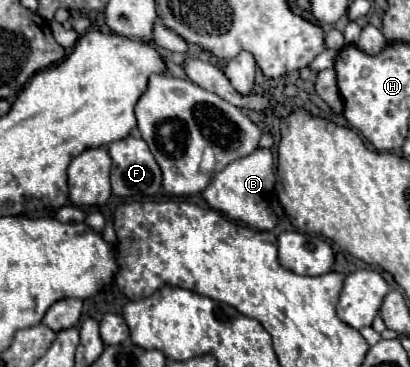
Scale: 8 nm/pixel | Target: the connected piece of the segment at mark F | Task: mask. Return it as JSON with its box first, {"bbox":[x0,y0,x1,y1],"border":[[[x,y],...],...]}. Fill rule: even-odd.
{"bbox":[107,136,161,198],"border":[[[127,136],[123,140],[111,142],[107,148],[113,166],[111,166],[111,190],[115,196],[123,196],[123,198],[149,198],[155,196],[157,190],[161,188],[161,170],[151,154],[151,150],[147,148],[145,140],[141,138],[133,138]]]}

